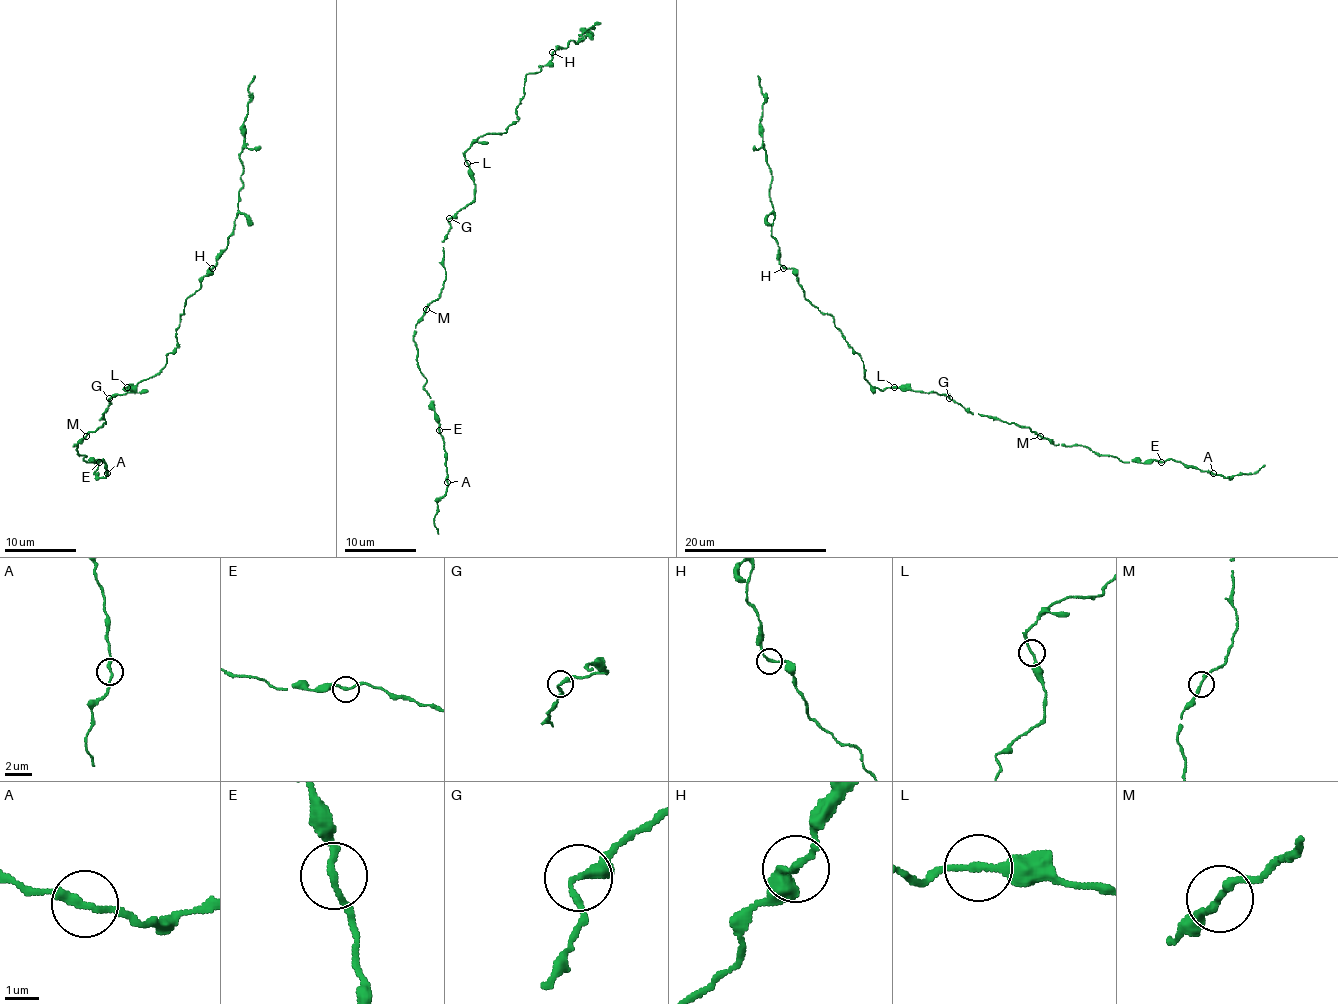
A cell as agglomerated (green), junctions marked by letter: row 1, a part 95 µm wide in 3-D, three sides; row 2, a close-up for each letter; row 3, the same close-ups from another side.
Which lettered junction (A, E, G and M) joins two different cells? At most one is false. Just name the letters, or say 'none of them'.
none of them

